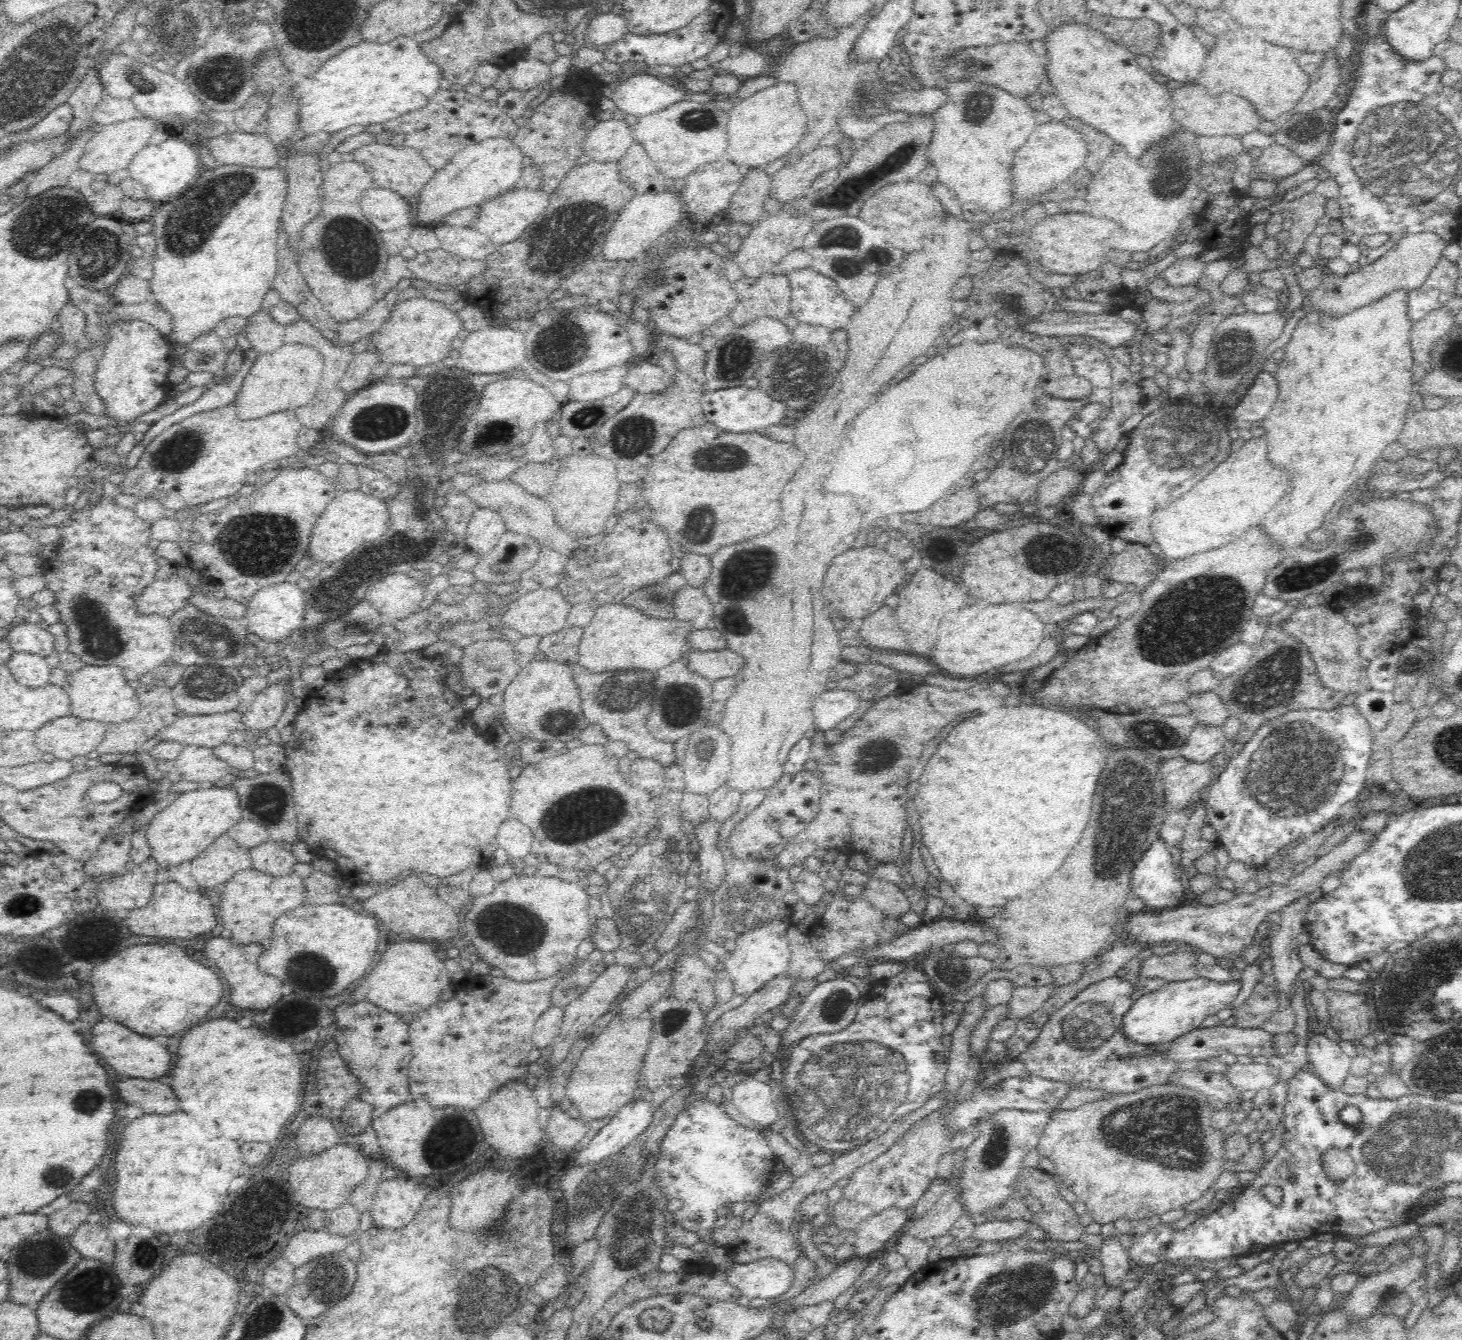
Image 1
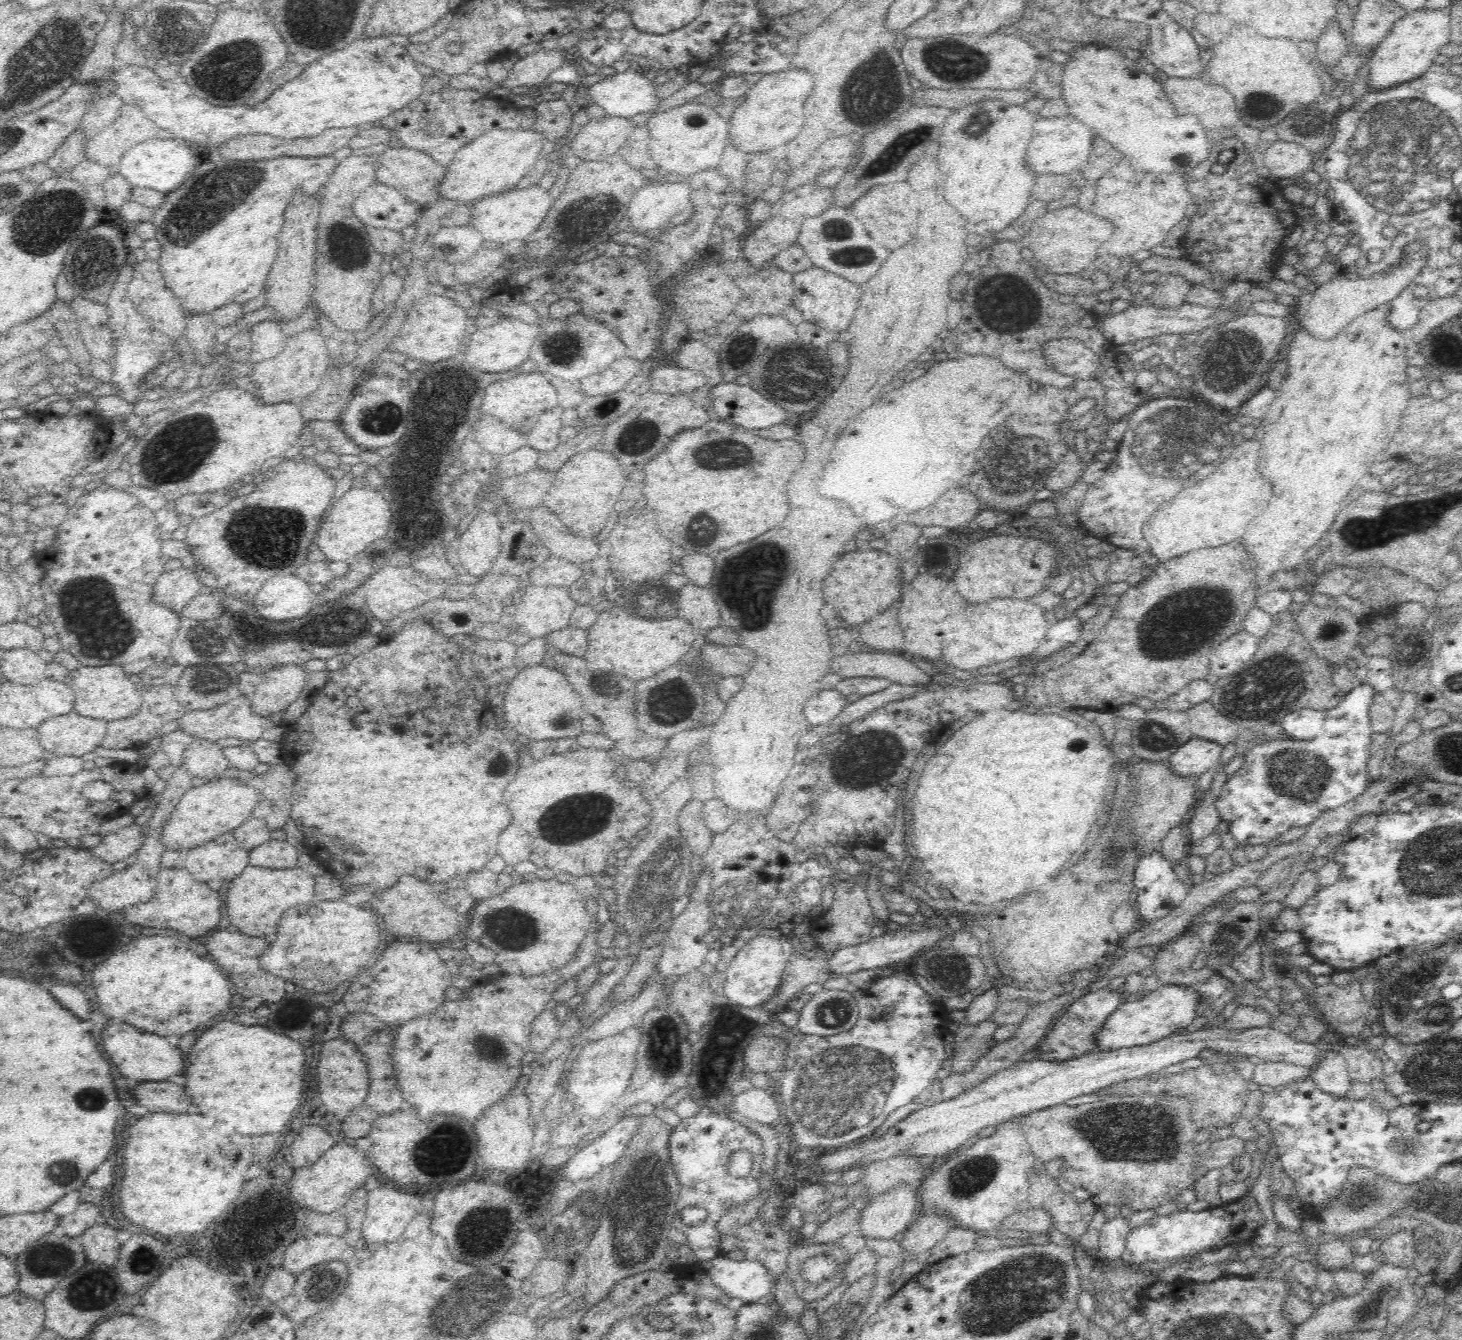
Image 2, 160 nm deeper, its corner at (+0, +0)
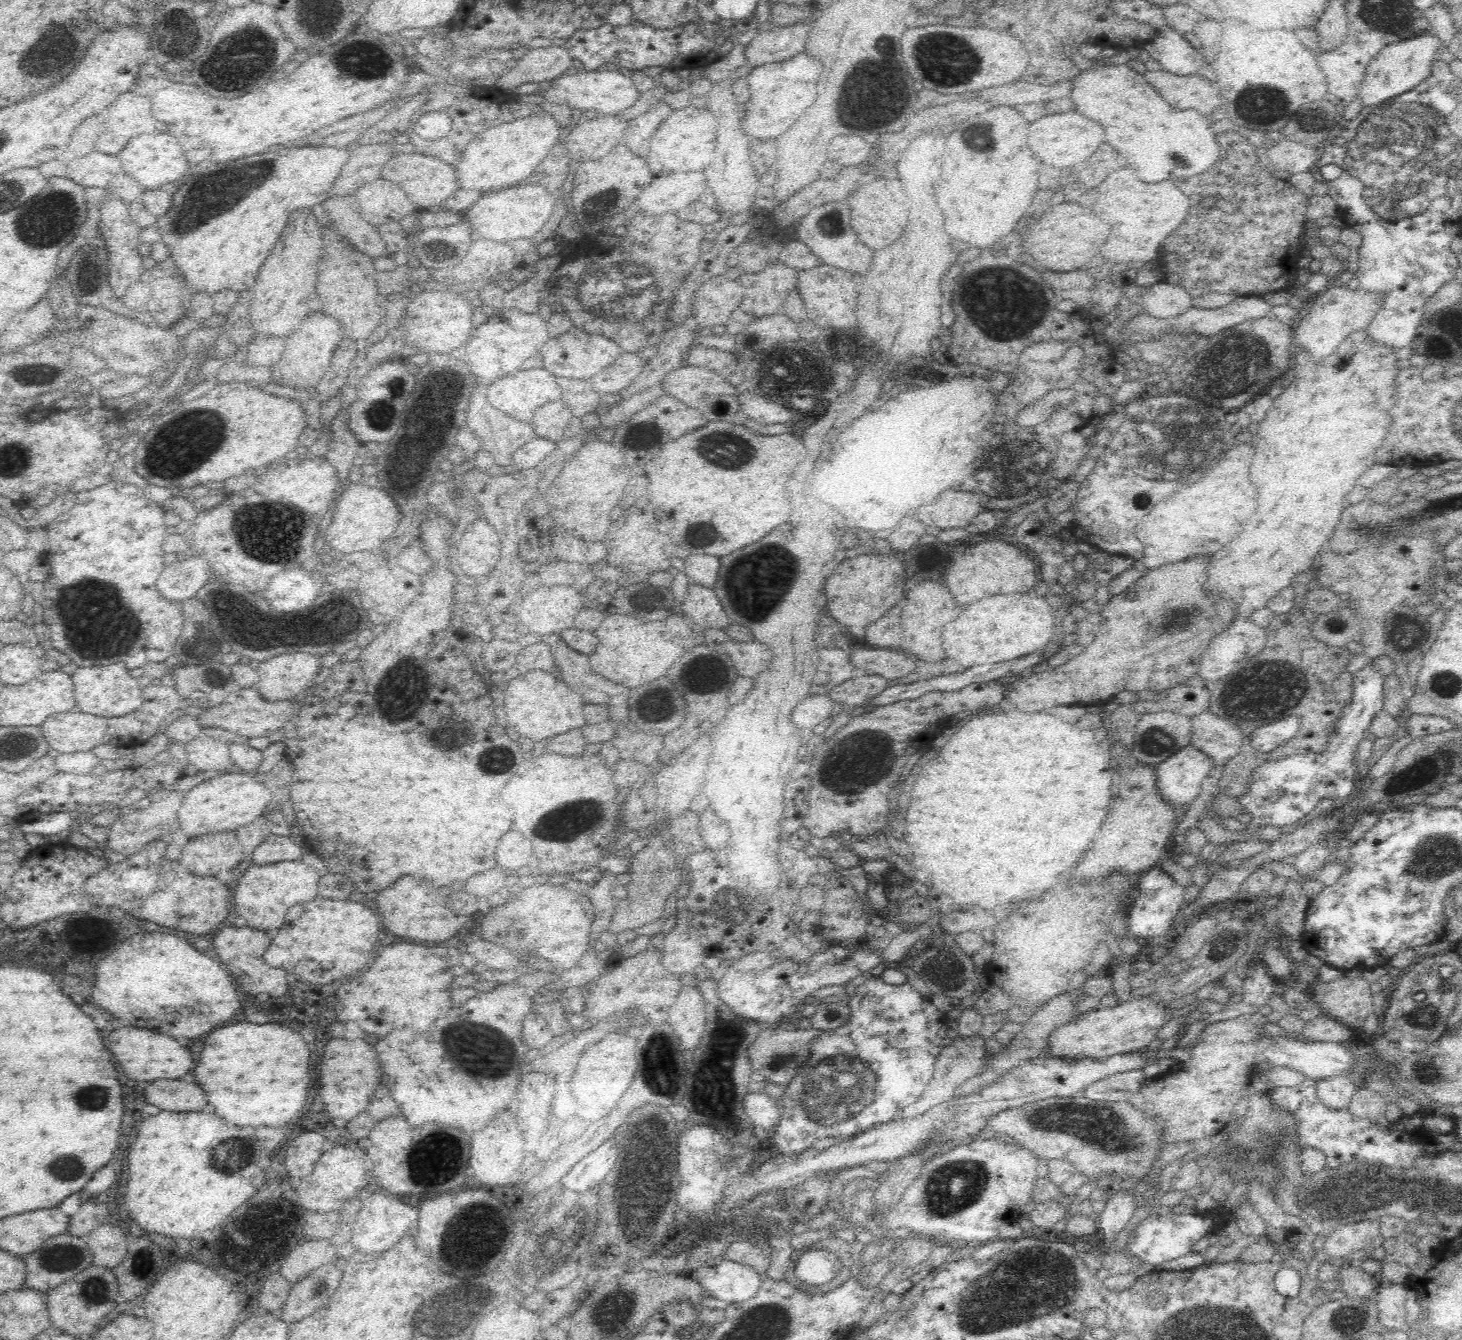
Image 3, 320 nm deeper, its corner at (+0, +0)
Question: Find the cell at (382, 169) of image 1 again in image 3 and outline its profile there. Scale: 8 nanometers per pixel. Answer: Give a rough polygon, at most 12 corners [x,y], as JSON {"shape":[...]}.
{"shape":[[398,154],[382,176],[410,200],[442,204],[458,190],[456,166]]}

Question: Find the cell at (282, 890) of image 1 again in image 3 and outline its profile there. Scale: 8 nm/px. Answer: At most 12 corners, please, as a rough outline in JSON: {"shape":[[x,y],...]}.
{"shape":[[300,860],[252,866],[234,892],[248,926],[280,928],[316,898],[320,874]]}

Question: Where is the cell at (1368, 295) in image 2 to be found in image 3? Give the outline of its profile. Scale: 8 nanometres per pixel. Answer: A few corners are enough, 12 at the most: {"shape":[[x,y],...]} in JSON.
{"shape":[[1330,283],[1294,342],[1314,362],[1364,330],[1384,294]]}

